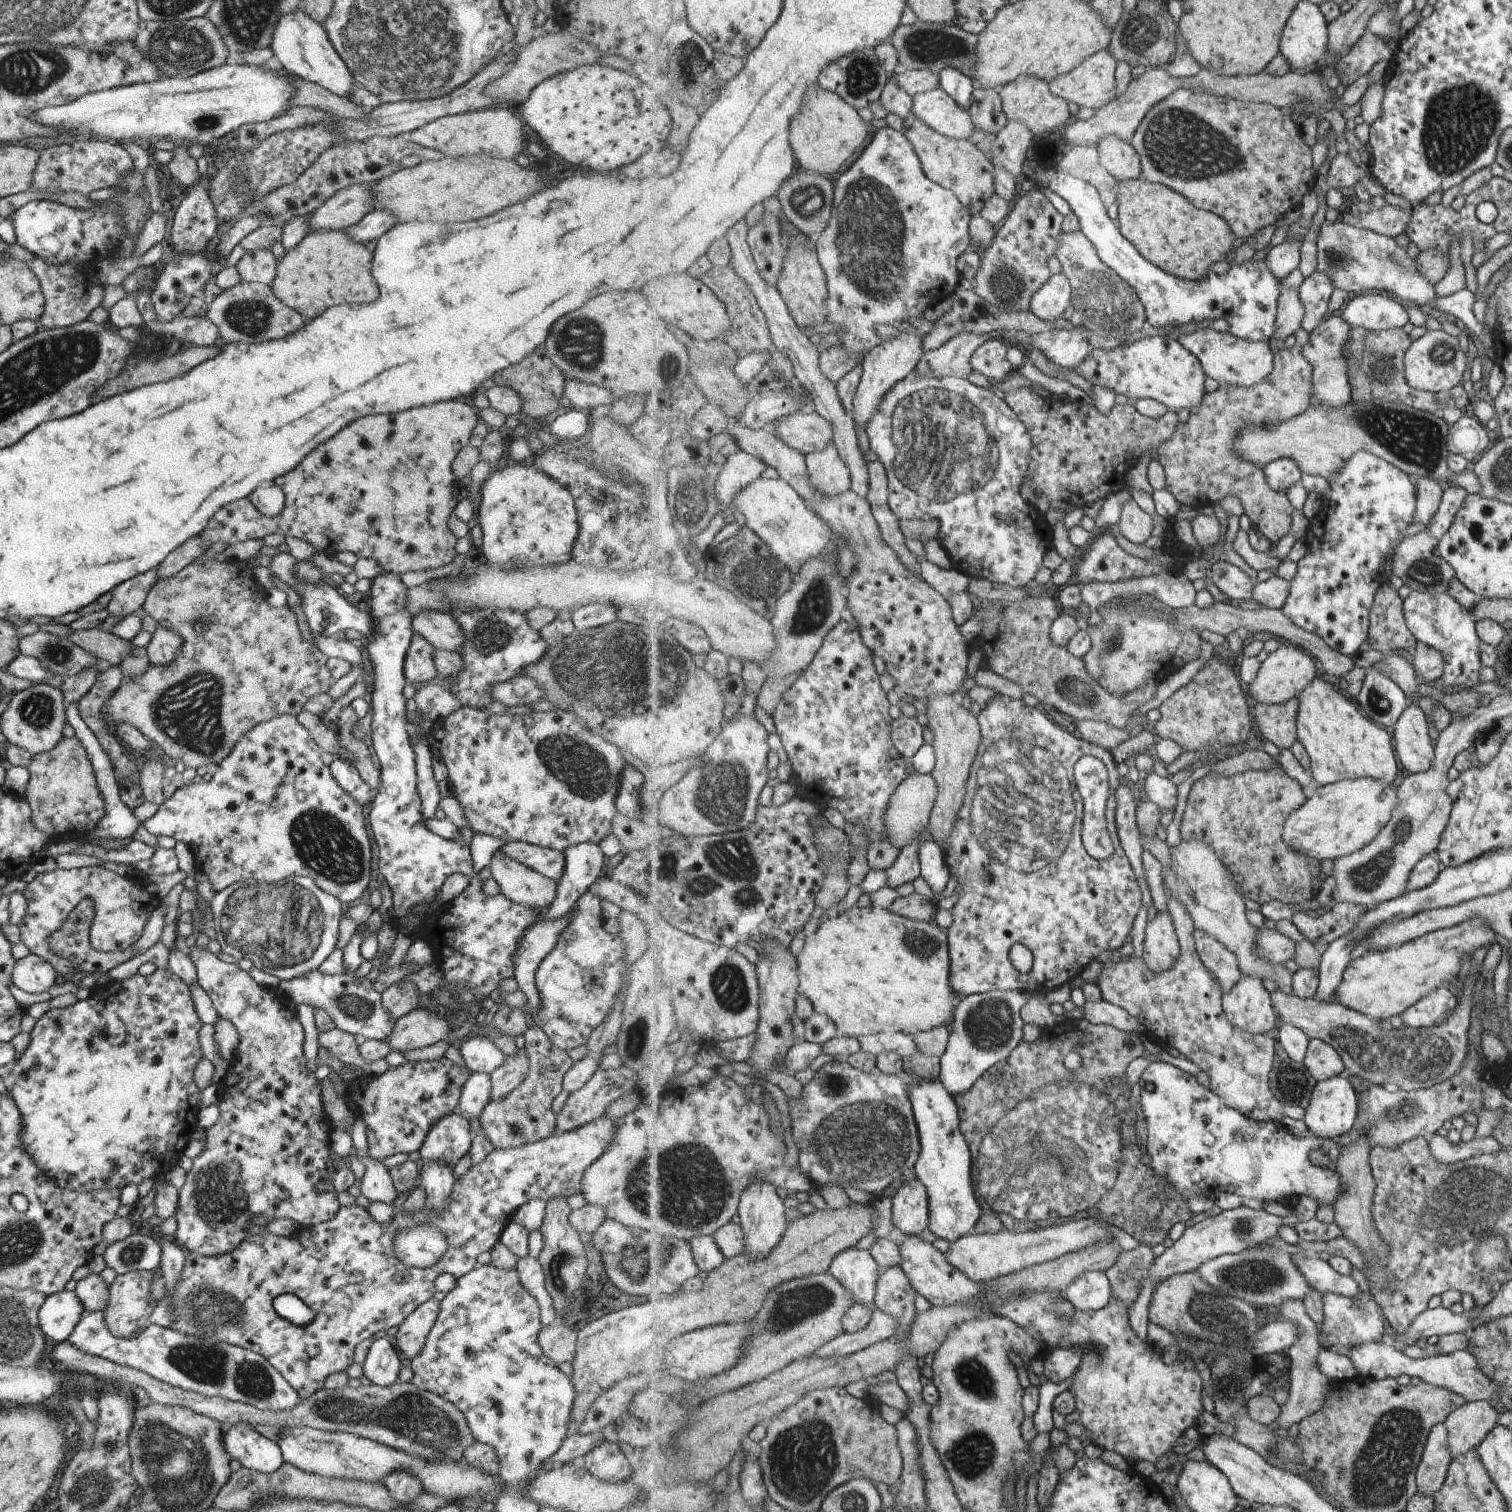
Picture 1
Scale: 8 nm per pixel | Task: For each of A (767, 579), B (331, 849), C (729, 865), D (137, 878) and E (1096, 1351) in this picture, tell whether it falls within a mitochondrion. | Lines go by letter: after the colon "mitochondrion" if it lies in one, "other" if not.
A: mitochondrion
B: mitochondrion
C: mitochondrion
D: other
E: mitochondrion

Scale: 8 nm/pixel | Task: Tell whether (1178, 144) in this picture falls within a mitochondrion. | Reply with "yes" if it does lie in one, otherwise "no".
yes

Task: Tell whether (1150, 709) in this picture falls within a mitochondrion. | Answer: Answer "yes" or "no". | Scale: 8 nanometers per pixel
no

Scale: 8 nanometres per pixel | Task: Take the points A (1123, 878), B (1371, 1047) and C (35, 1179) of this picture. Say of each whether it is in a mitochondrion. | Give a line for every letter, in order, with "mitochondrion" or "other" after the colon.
A: other
B: mitochondrion
C: other

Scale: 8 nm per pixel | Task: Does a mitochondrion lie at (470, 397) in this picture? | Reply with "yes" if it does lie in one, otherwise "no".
no

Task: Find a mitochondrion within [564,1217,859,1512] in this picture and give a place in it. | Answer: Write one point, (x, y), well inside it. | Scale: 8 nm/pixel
(801, 1459)

